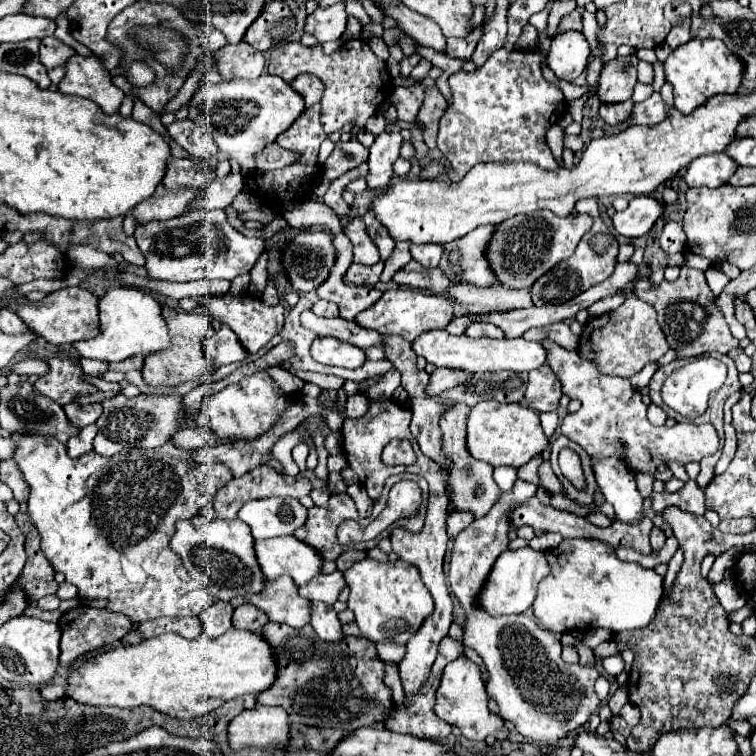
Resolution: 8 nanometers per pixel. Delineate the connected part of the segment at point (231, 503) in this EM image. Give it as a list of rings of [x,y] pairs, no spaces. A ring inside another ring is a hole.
[[[259,465],[253,471],[245,473],[243,477],[231,479],[225,487],[221,487],[213,497],[213,509],[217,517],[233,519],[237,517],[237,511],[241,509],[241,505],[251,499],[263,499],[263,497],[275,497],[275,495],[289,495],[289,497],[301,499],[309,495],[309,491],[311,491],[311,485],[309,481],[305,481],[305,477],[289,485],[271,467]]]

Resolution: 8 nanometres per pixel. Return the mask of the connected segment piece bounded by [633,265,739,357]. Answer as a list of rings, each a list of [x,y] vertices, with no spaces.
[[[683,265],[675,281],[663,281],[659,285],[655,285],[651,279],[637,279],[633,283],[633,293],[651,305],[657,305],[657,311],[661,315],[661,329],[667,335],[669,345],[677,349],[679,357],[695,357],[709,351],[729,353],[731,347],[739,345],[737,339],[733,341],[723,313],[715,305],[715,297],[707,285],[703,271]]]

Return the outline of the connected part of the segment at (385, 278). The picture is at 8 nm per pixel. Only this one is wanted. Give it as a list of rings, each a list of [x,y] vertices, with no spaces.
[[[405,241],[395,243],[393,253],[391,253],[389,259],[385,261],[385,267],[381,273],[380,281],[383,281],[383,283],[391,281],[395,273],[397,273],[401,267],[405,267],[409,261],[411,261],[409,243],[405,243]]]

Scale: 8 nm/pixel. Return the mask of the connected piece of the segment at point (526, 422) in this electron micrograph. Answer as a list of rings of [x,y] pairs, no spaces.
[[[481,401],[471,407],[467,415],[467,449],[477,461],[489,463],[493,467],[511,465],[521,467],[529,463],[535,455],[547,449],[549,441],[541,429],[539,413],[521,403],[497,403]]]

